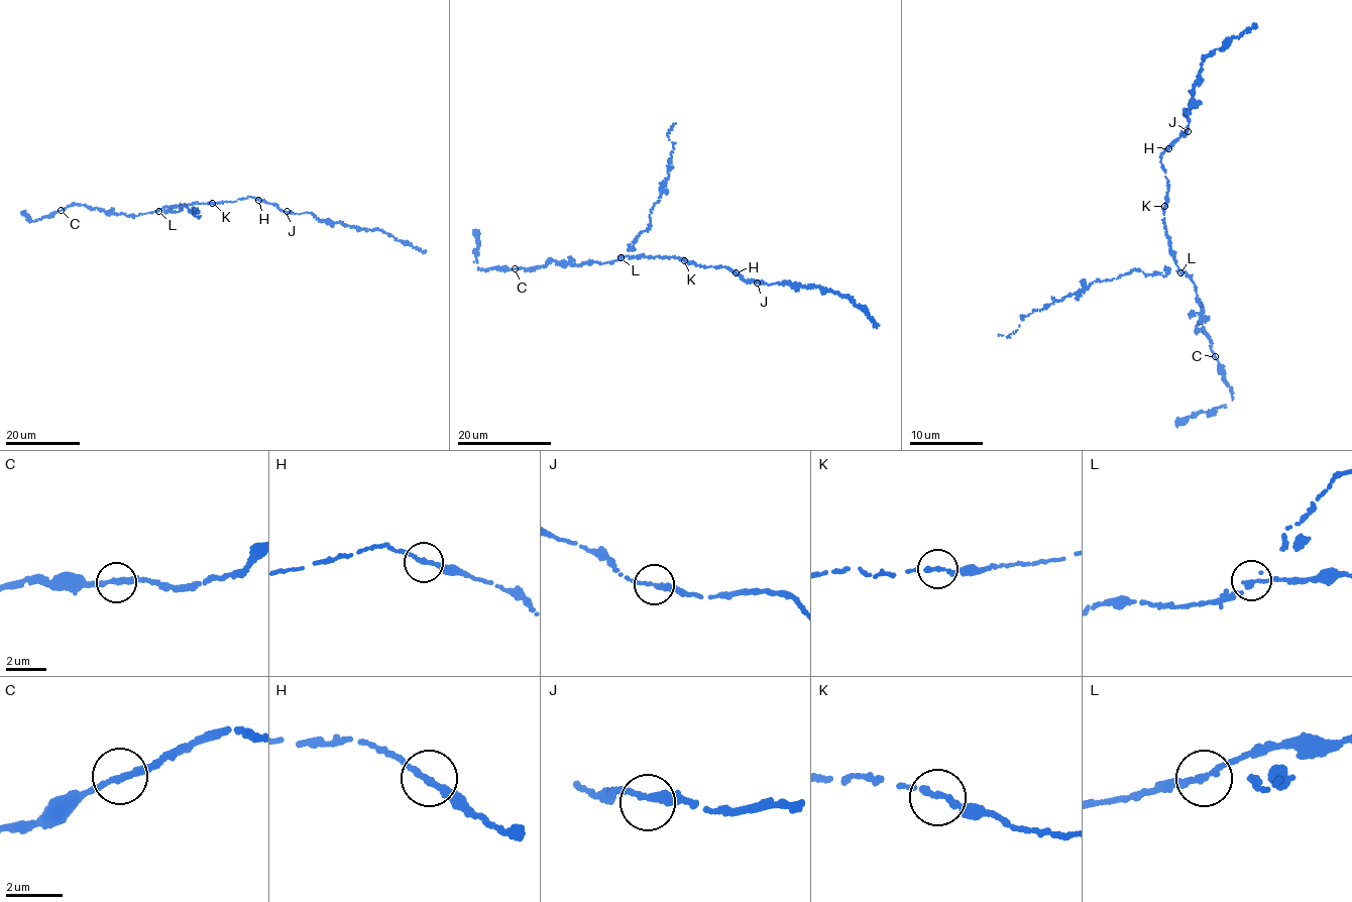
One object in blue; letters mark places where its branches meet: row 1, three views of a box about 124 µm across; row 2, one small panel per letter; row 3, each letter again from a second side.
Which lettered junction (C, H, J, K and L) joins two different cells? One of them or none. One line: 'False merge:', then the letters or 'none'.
False merge: L

